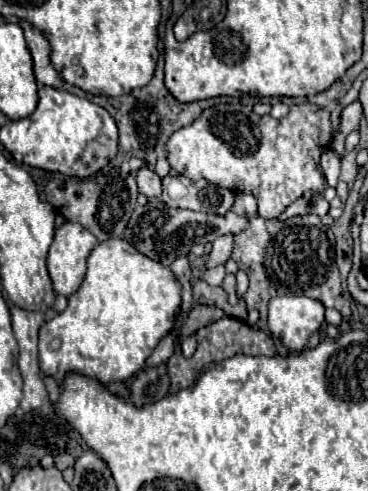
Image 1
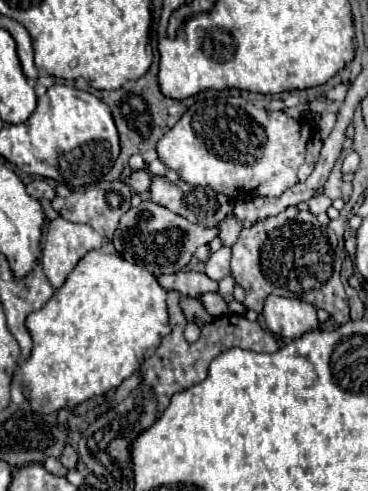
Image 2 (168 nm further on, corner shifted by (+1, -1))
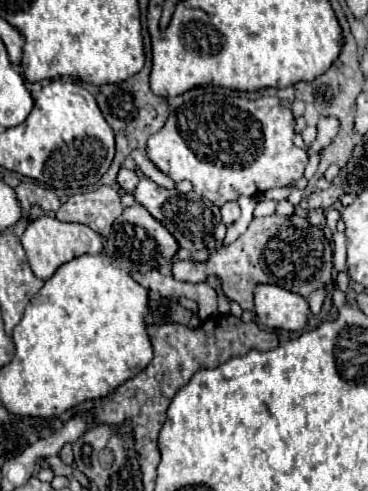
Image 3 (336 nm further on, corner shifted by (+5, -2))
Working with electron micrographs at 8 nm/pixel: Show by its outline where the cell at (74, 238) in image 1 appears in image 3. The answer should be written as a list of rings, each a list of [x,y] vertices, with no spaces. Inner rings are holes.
[[[40,216],[26,228],[26,232],[22,236],[22,246],[26,250],[26,256],[28,256],[28,262],[30,262],[30,268],[34,270],[34,274],[40,280],[48,280],[54,276],[54,272],[62,264],[66,264],[82,254],[100,254],[102,238],[84,224],[68,224],[68,222],[60,222],[52,216]]]

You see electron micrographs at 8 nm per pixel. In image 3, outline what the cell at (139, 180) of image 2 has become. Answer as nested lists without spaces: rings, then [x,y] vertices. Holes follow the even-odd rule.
[[[120,168],[120,172],[118,172],[118,186],[124,190],[124,192],[128,192],[128,194],[132,194],[134,192],[134,188],[138,186],[138,174],[134,172],[134,170],[126,170],[126,168]]]

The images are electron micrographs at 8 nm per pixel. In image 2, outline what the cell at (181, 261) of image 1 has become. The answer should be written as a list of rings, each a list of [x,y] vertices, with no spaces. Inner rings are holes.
[[[172,293],[168,295],[168,313],[170,313],[170,335],[166,335],[160,343],[160,347],[156,349],[156,353],[152,355],[152,359],[146,359],[140,367],[140,375],[142,375],[142,383],[148,385],[150,389],[154,389],[156,399],[158,399],[158,415],[162,415],[162,411],[166,409],[166,405],[170,403],[174,393],[180,393],[182,389],[188,389],[190,385],[196,385],[198,381],[204,381],[208,365],[214,357],[218,357],[218,353],[232,349],[232,347],[240,347],[240,349],[252,349],[252,351],[260,351],[260,353],[272,353],[278,349],[276,339],[266,333],[256,321],[248,321],[242,315],[222,315],[218,319],[214,319],[212,323],[208,323],[206,327],[202,327],[202,333],[198,337],[198,341],[188,343],[184,339],[184,315],[182,309],[178,305],[180,295]]]

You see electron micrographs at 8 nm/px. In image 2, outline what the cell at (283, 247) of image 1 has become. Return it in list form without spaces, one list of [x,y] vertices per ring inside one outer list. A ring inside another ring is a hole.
[[[286,207],[278,215],[266,217],[250,229],[242,229],[238,241],[232,245],[230,265],[236,285],[240,285],[248,297],[248,309],[254,309],[256,313],[262,311],[264,299],[274,293],[312,303],[314,307],[328,311],[338,325],[350,321],[350,309],[340,279],[342,255],[338,249],[338,239],[334,231],[330,227],[322,227],[310,211]],[[262,249],[264,273],[260,265]]]

